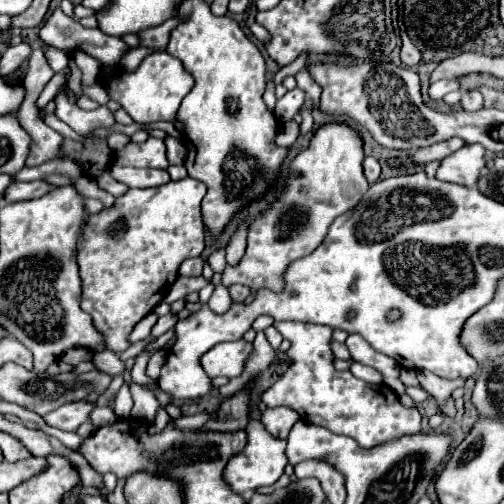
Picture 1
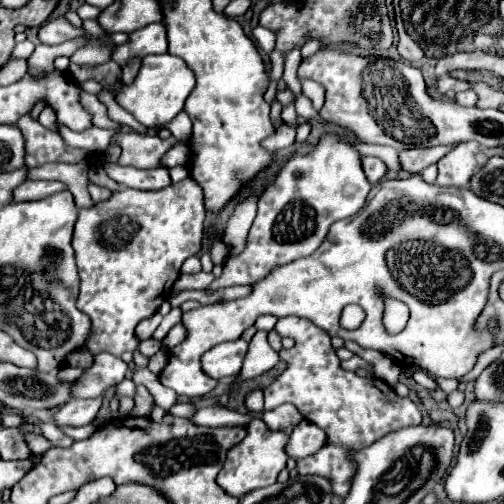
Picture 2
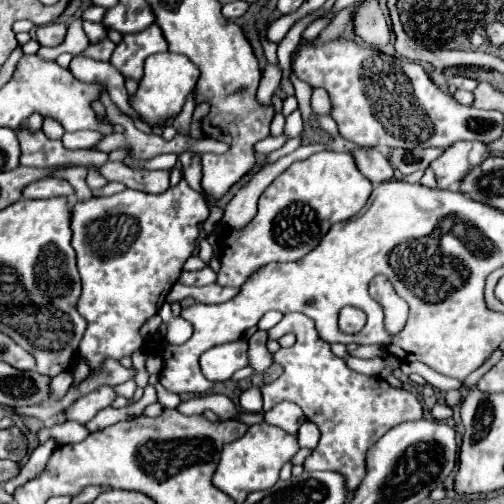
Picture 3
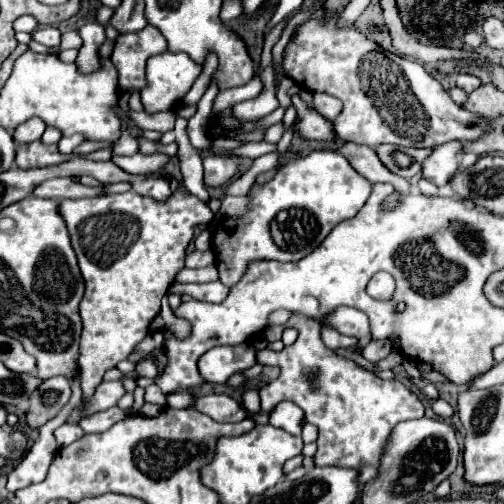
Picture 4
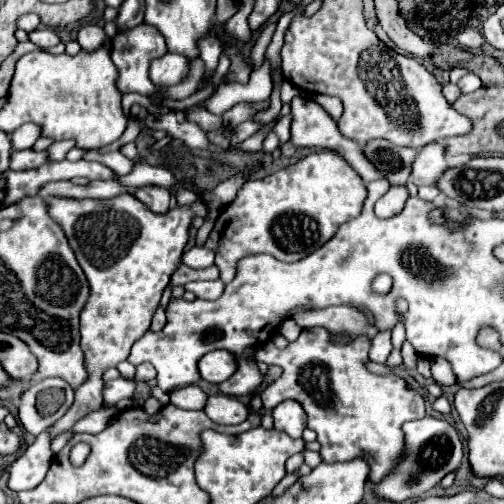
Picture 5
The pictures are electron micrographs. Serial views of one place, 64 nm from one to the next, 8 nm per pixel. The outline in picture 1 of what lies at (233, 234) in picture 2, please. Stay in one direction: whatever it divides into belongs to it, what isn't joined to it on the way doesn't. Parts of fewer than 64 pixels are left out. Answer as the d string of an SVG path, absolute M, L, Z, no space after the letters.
M240 226L238 232L232 236L228 248L226 248L226 262L230 266L236 266L240 262L240 258L244 256L244 250L246 250L246 226Z

